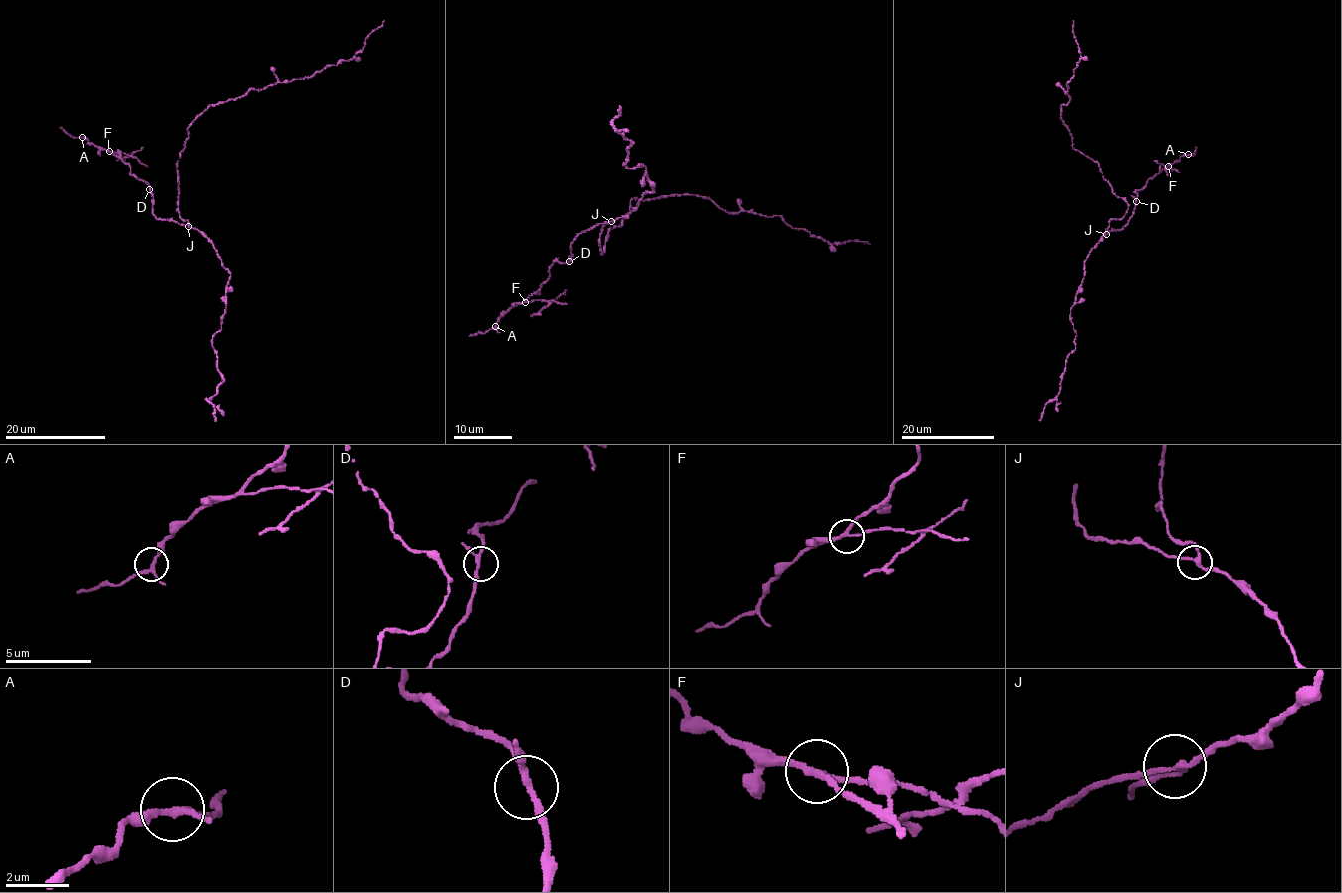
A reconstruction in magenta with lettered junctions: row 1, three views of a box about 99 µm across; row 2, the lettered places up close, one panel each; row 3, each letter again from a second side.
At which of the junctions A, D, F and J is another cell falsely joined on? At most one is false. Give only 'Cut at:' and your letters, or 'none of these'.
Cut at: F

